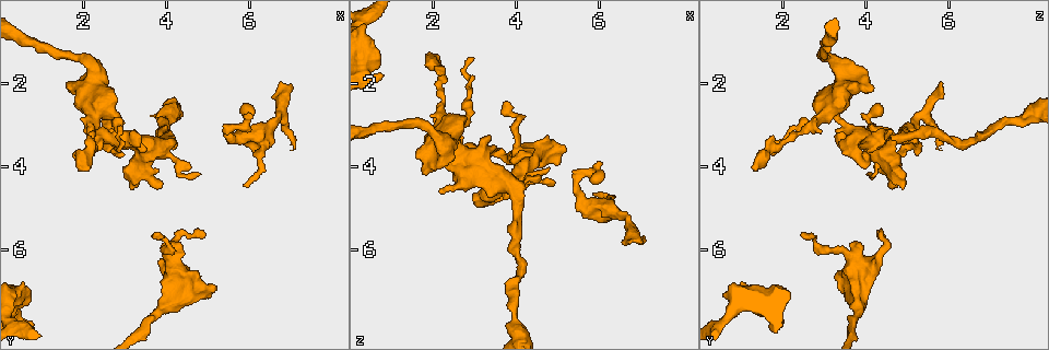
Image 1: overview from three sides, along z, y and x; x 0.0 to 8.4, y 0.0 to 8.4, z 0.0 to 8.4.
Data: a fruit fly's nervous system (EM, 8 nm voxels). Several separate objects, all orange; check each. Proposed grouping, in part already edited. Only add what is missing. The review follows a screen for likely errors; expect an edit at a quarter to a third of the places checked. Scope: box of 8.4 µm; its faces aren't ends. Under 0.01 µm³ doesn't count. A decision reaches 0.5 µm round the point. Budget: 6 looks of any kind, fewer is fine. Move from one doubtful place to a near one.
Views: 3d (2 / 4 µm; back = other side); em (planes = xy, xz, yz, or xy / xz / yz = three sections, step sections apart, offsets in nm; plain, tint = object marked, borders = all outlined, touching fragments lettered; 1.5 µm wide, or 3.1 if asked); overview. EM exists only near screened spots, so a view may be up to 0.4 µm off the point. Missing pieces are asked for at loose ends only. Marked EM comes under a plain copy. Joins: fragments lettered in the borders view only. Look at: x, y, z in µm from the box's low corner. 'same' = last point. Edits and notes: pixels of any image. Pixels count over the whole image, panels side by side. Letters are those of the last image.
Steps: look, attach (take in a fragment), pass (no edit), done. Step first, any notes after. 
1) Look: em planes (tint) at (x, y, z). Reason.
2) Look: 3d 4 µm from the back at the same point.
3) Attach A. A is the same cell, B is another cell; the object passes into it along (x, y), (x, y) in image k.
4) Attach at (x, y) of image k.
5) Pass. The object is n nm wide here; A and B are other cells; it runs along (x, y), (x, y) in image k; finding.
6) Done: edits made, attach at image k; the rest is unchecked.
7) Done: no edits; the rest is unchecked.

Look: em planes (borders) at (7.05, 3.45, 5.90). Thin end.

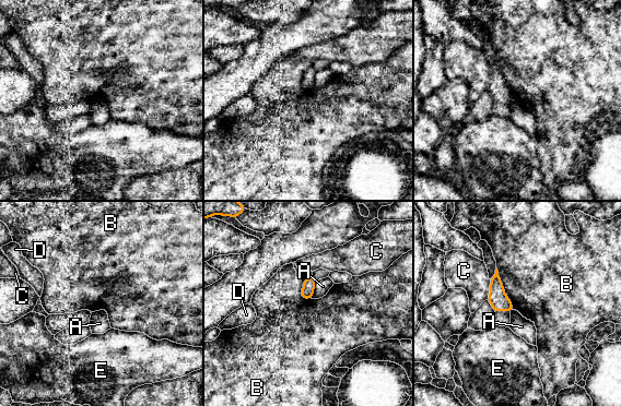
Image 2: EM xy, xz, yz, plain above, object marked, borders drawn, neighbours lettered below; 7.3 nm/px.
Pass. The object is 100 nm wide here; A, B, C, D and E are other cells; a border runs along (496, 267), (503, 290), (515, 309) in image 2; none of them fits.

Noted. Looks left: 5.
Look: em planes (borders) at (2.90, 3.70, 1.35). Branch stops here.

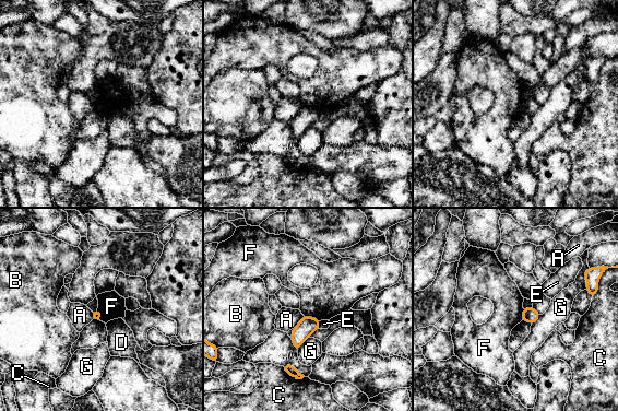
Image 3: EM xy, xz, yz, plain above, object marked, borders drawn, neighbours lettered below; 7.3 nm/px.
Pass. The longest contact is with C, 190 nm; A, B, C, D, E, F and G are other cells; no lettered fragment goes on from it.

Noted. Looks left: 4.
Look: 3d 4 µm at (3.70, 5.55, 2.45).

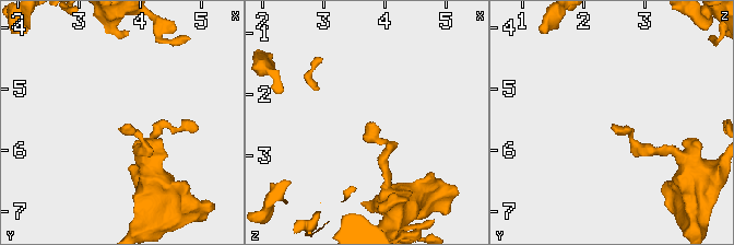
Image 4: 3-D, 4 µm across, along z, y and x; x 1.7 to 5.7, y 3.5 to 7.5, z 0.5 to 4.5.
Look: em planes (borders) at (3.75, 5.60, 2.45).

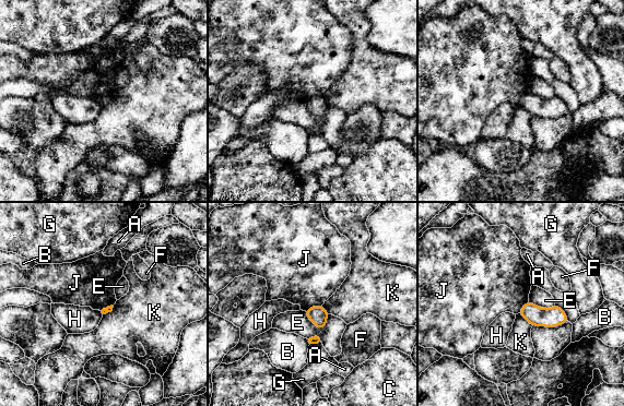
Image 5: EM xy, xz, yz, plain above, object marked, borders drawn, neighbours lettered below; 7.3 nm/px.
Pass. The longest contact is with E, 200 nm; A, B, C, E, F, G, H, J and K are other cells; a border runs along (321, 305), (309, 307), (305, 311) in image 5; no lettered fragment goes on from it.

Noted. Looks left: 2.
Done: no edits; the rest is unchecked.

